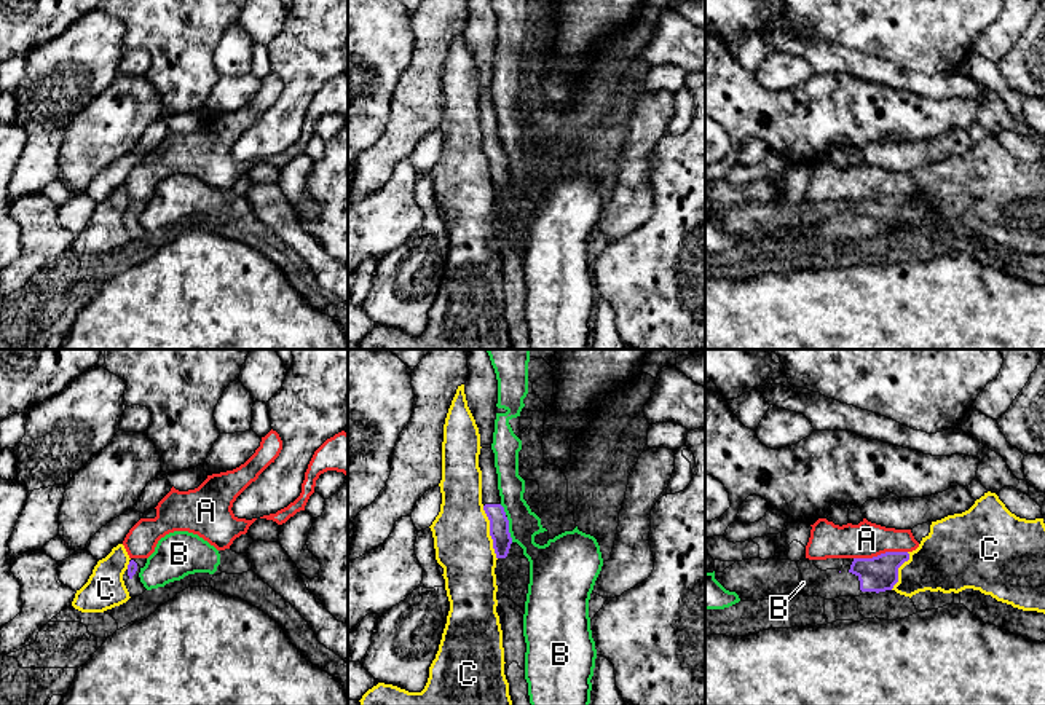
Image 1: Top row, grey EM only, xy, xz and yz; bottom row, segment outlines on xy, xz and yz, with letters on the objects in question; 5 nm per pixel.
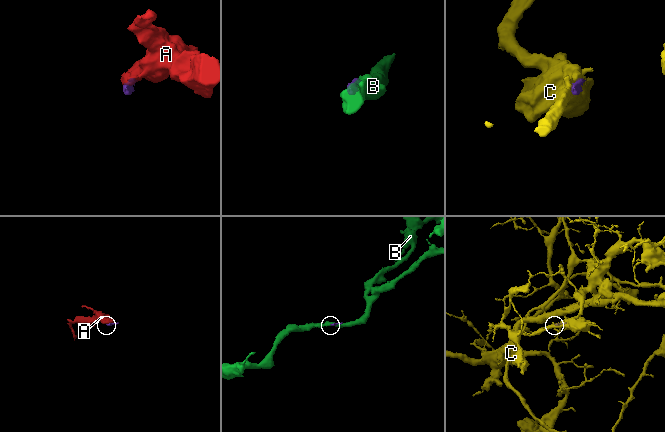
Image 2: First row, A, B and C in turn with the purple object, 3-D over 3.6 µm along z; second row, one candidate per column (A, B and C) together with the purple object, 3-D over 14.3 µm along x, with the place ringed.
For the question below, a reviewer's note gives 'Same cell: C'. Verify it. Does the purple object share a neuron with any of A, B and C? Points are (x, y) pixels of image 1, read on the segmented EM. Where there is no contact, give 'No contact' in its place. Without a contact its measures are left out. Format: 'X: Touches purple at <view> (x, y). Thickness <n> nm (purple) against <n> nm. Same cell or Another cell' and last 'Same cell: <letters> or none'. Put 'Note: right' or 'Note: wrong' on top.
Note: wrong
A: Touches purple at yz (881, 554). Thickness 180 nm (purple) against 180 nm. Another cell
B: Touches purple at xz (508, 530). Thickness 100 nm (purple) against 180 nm. Another cell
C: Touches purple at xz (490, 533). Thickness 100 nm (purple) against 280 nm. Another cell
Same cell: none

